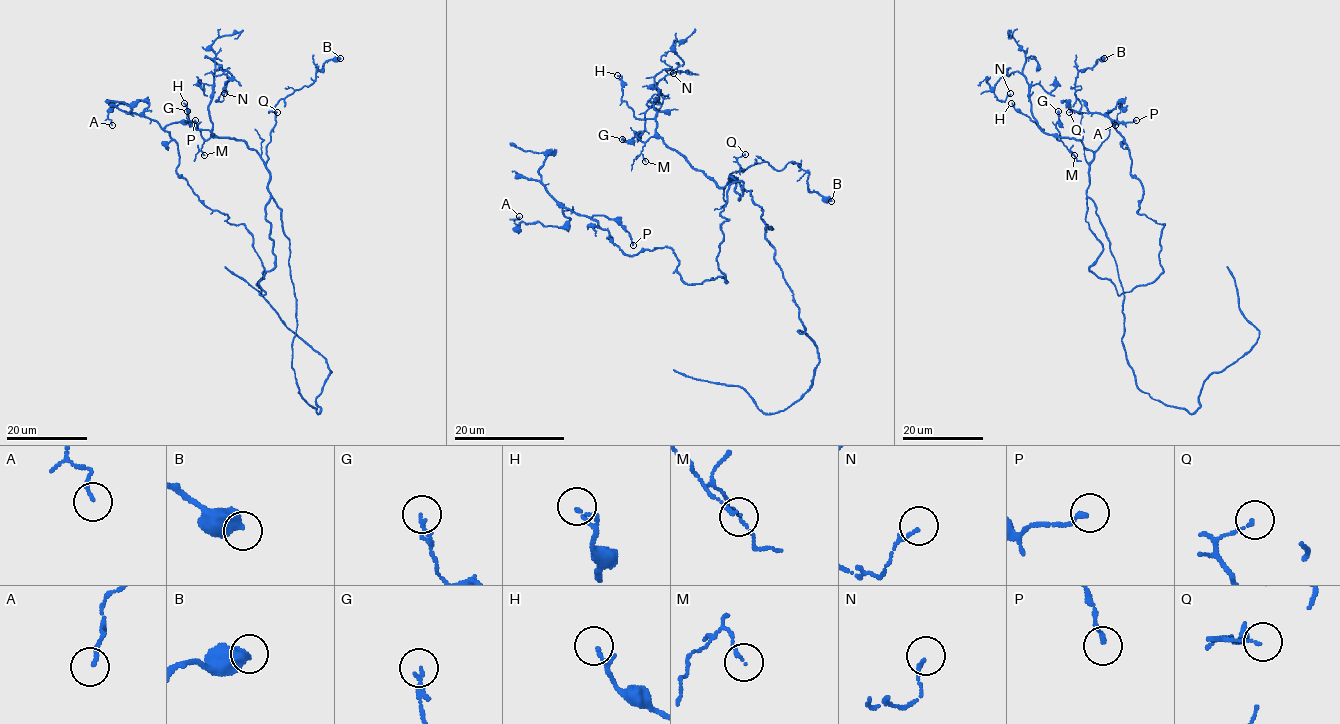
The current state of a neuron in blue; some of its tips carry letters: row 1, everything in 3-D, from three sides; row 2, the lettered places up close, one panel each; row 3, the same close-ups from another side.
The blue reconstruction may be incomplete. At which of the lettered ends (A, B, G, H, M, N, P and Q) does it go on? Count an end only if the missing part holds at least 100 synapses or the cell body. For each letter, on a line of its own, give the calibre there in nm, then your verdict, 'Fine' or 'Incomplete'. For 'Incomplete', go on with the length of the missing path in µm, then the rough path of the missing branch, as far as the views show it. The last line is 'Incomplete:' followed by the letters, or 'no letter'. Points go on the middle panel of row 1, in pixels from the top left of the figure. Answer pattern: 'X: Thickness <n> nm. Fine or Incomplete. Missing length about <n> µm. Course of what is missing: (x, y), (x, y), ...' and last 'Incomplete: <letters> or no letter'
A: Thickness 120 nm. Fine
B: Thickness 650 nm. Fine
G: Thickness 150 nm. Fine
H: Thickness 110 nm. Fine
M: Thickness 110 nm. Fine
N: Thickness 110 nm. Fine
P: Thickness 170 nm. Fine
Q: Thickness 100 nm. Fine
Incomplete: no letter

